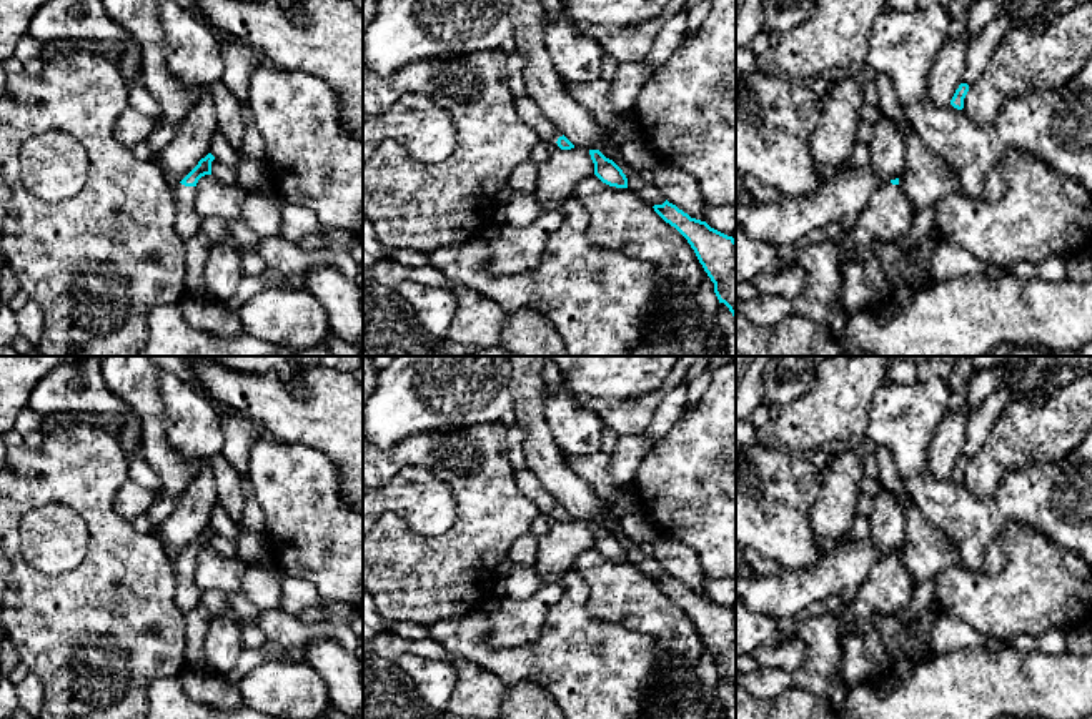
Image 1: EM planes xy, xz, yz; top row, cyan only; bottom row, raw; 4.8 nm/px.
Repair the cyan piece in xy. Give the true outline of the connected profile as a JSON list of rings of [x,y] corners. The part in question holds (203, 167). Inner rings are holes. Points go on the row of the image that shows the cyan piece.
[[[208,153],[173,190],[175,231],[183,241],[190,240],[195,235],[200,235],[203,218],[198,215],[195,208],[196,183],[201,176],[211,175],[213,160],[215,156]]]

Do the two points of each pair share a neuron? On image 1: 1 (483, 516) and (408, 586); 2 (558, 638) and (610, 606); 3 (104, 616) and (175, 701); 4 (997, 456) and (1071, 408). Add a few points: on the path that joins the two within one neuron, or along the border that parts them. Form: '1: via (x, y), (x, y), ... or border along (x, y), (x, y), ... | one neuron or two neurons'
1: via (465, 535), (426, 573) | one neuron
2: border along (583, 578), (588, 588), (588, 613), (630, 629) | two neurons
3: border along (178, 674), (157, 678), (148, 689), (147, 701) | two neurons
4: via (1016, 441), (1026, 433), (1046, 433), (1052, 426) | one neuron

